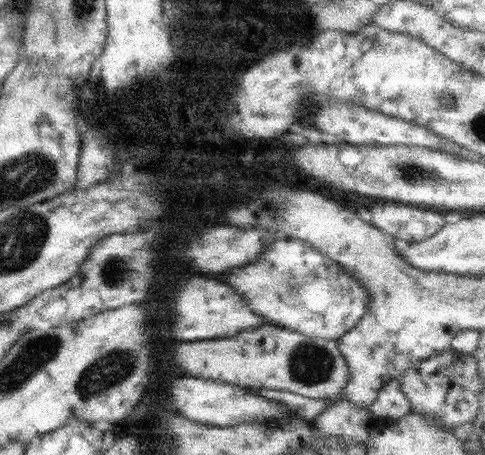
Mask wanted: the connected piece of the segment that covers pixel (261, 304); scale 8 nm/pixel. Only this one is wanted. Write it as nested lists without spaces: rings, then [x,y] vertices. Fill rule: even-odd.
[[[290,238],[276,239],[254,261],[230,269],[221,280],[268,325],[336,342],[356,326],[369,302],[368,292],[340,264],[310,244]]]

